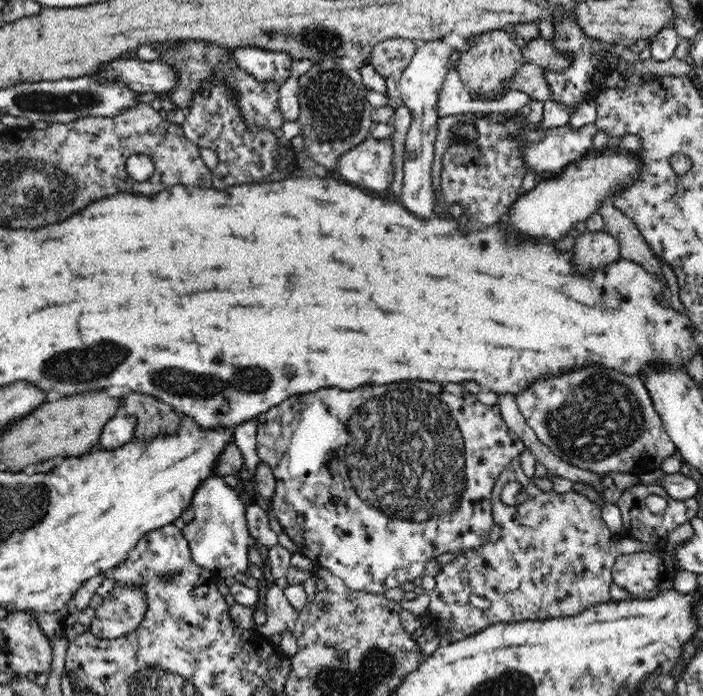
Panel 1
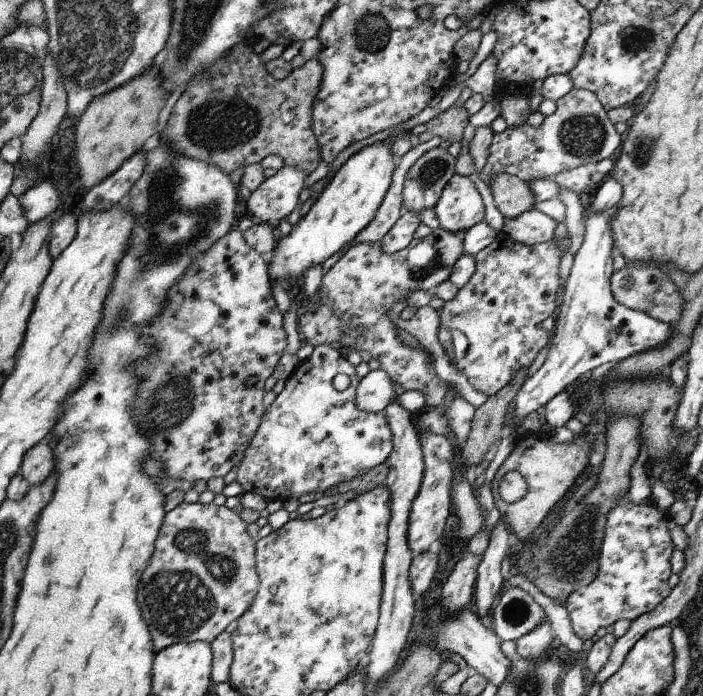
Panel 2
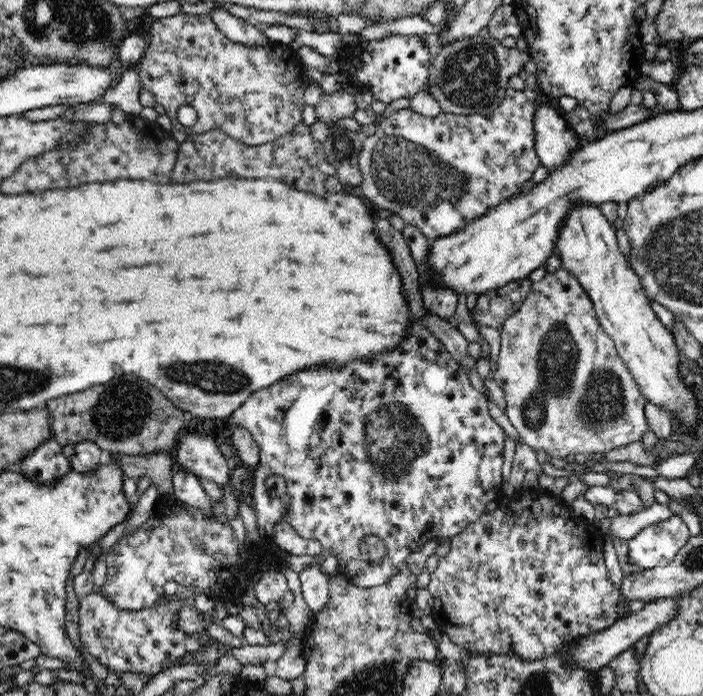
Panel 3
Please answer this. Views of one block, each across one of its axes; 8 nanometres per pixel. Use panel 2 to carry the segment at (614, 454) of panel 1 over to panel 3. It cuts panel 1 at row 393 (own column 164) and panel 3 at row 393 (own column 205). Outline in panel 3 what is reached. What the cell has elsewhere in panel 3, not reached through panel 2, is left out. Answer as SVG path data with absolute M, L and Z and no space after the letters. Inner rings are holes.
M561 266L555 272L547 273L540 281L533 282L527 299L524 300L522 306L512 316L509 316L502 323L499 331L501 334L501 347L493 379L504 391L506 400L505 414L508 415L510 422L518 431L523 443L530 446L533 451L544 450L547 454L553 454L554 458L566 458L568 454L583 456L594 454L594 452L611 454L619 447L628 446L634 441L640 442L642 440L642 436L650 428L644 413L644 406L646 406L647 400L641 393L640 387L631 375L629 368L618 354L614 341L606 334L597 319L597 314L589 295L584 287L580 285L580 281L568 269Z

